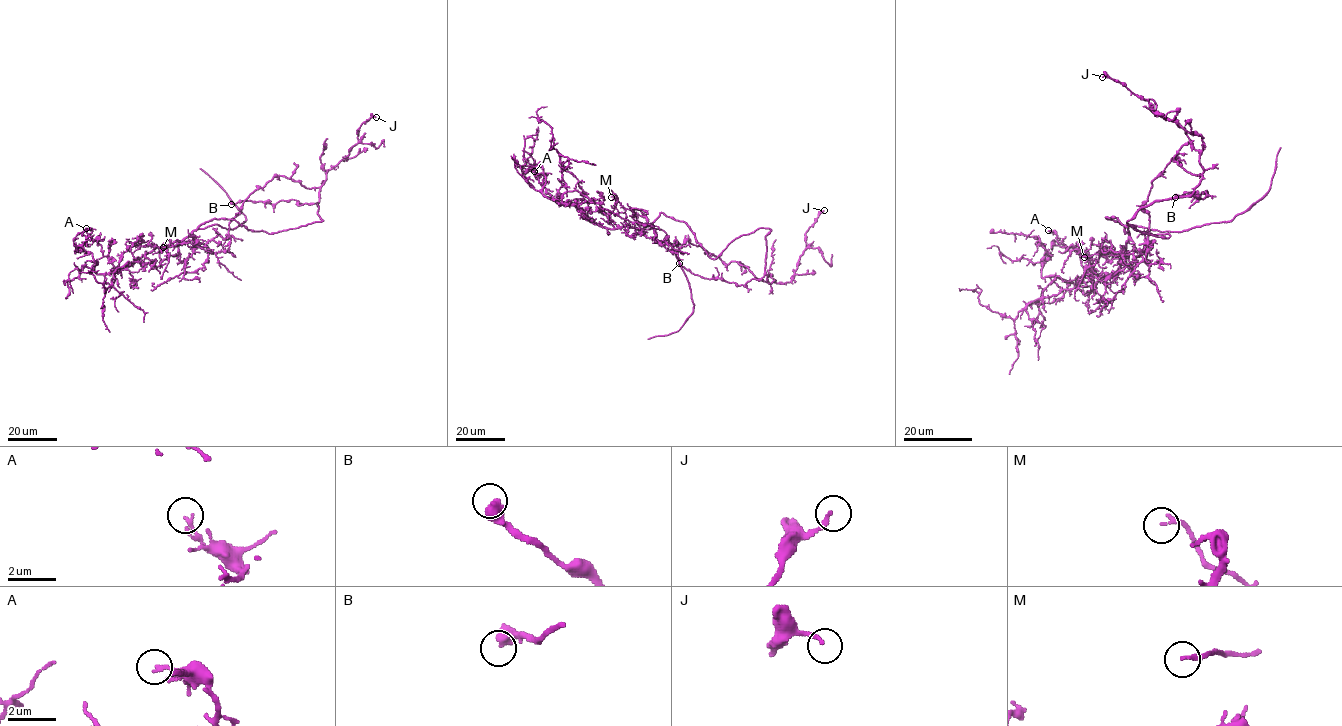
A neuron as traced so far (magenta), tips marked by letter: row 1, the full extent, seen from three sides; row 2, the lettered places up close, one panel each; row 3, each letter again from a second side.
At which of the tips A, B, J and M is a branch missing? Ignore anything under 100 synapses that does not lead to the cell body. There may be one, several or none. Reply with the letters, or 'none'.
none

